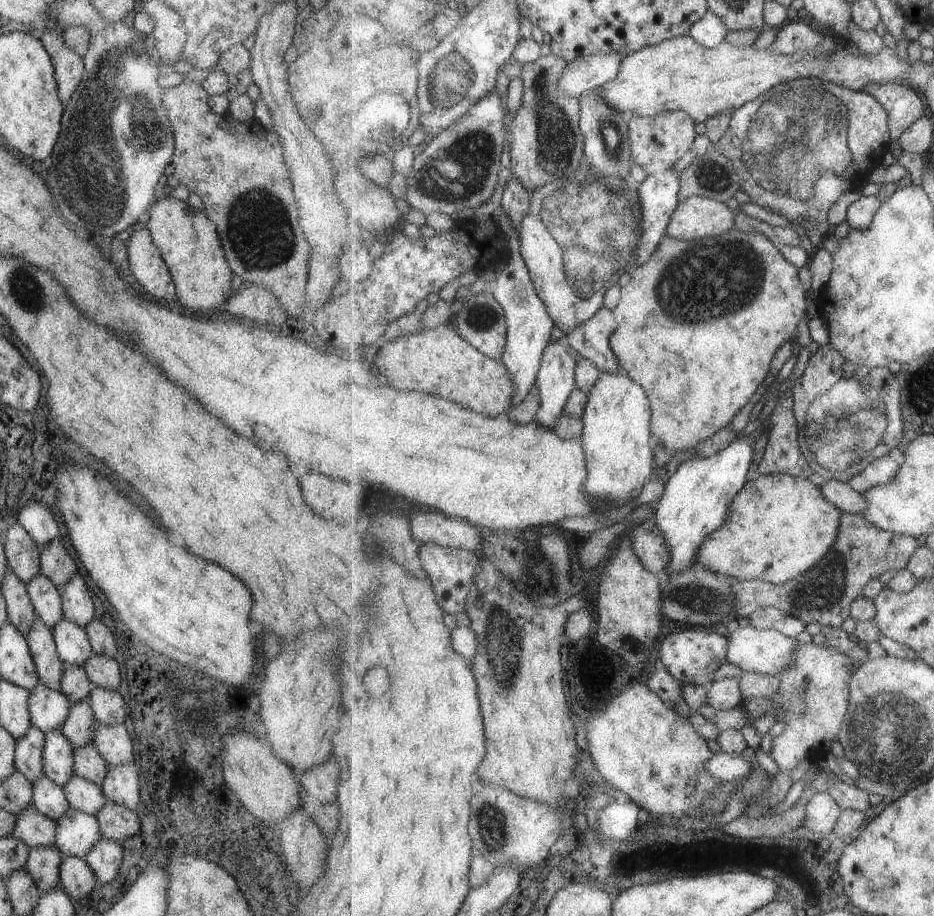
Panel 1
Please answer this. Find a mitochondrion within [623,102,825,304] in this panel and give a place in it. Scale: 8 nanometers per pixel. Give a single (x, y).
(706, 175)

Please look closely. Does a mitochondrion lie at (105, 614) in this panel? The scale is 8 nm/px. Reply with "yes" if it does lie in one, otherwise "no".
no

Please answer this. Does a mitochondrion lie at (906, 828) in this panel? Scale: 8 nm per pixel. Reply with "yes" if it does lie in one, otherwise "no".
no

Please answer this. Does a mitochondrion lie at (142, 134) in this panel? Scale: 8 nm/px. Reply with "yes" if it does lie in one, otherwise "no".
yes

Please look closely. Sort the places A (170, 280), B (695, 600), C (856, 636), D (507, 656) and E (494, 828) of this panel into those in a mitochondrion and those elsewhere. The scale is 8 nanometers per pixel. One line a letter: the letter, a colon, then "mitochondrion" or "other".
A: other
B: mitochondrion
C: other
D: mitochondrion
E: mitochondrion

